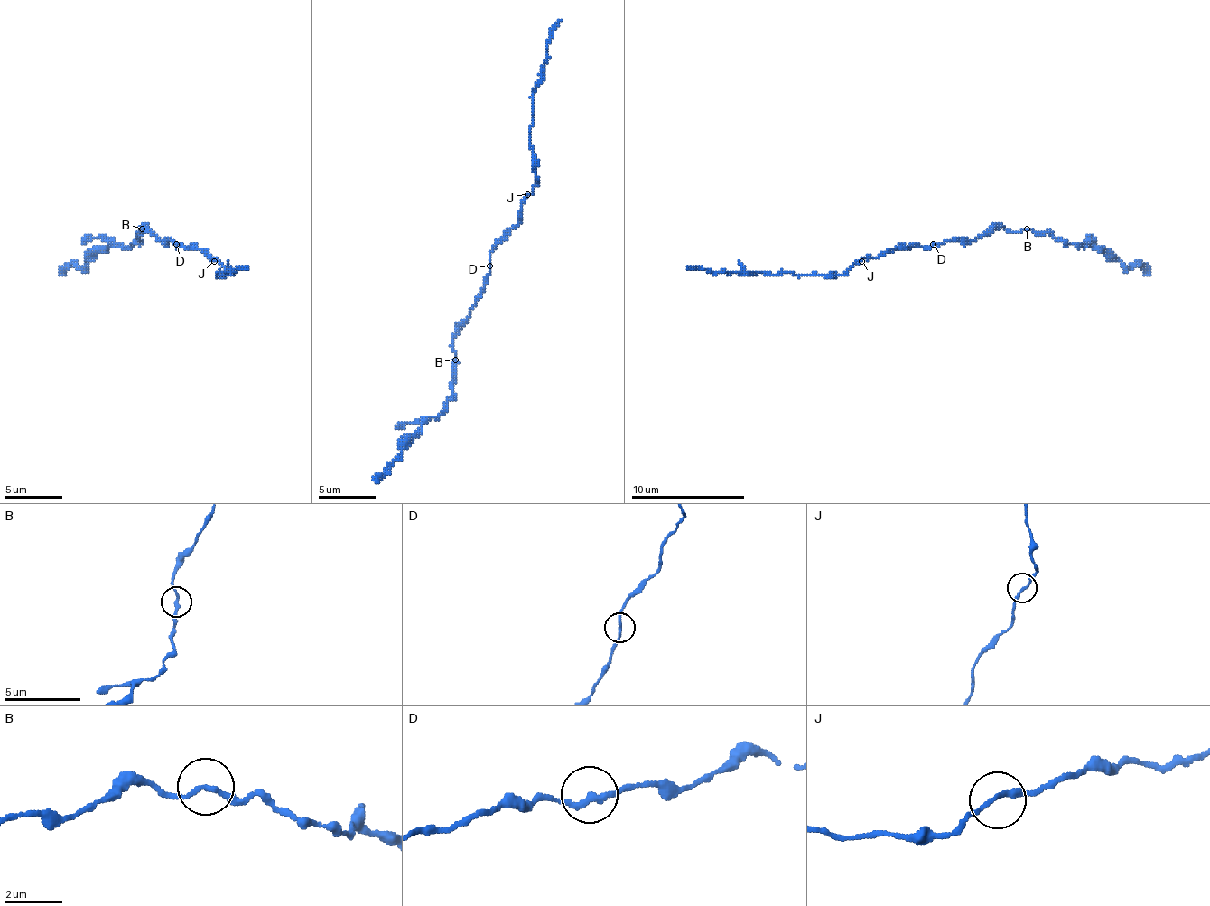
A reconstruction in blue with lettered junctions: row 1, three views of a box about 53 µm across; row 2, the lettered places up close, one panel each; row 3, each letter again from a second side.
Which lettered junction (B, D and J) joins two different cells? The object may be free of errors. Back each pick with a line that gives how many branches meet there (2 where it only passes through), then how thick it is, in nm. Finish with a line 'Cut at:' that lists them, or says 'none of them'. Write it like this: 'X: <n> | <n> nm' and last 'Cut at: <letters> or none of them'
Cut at: none of them

